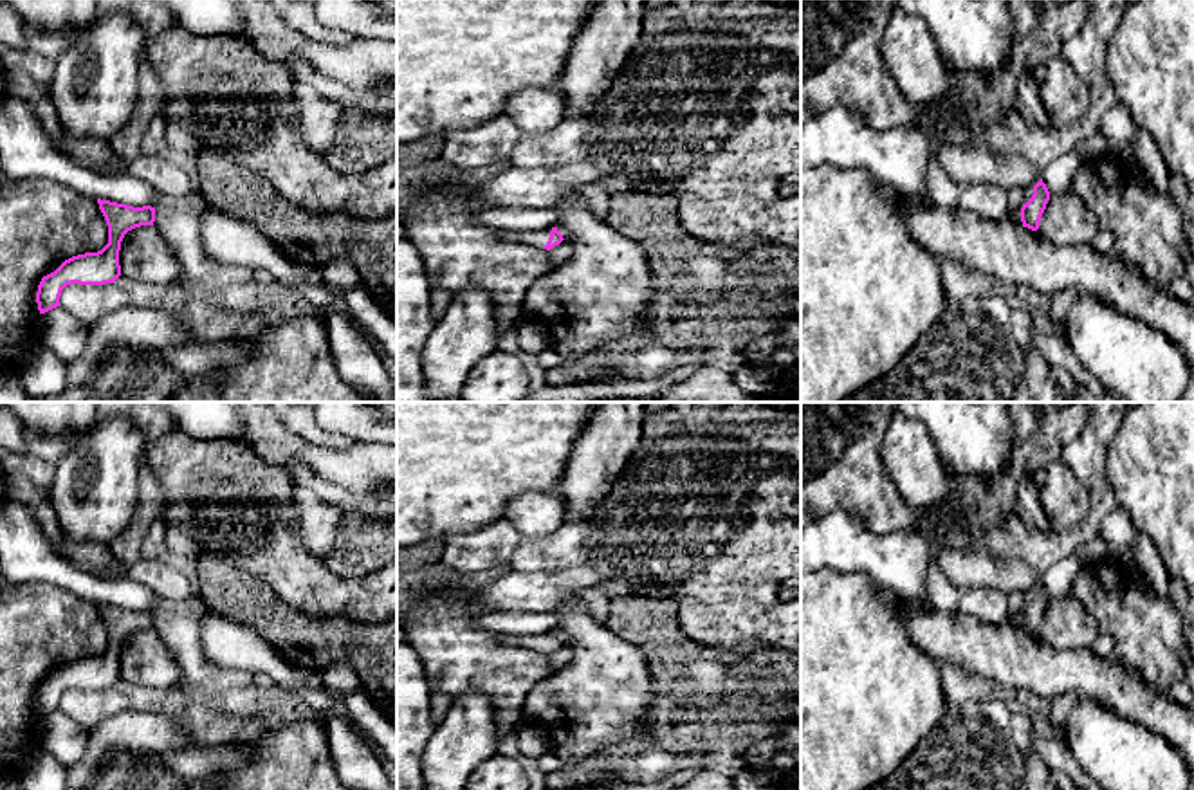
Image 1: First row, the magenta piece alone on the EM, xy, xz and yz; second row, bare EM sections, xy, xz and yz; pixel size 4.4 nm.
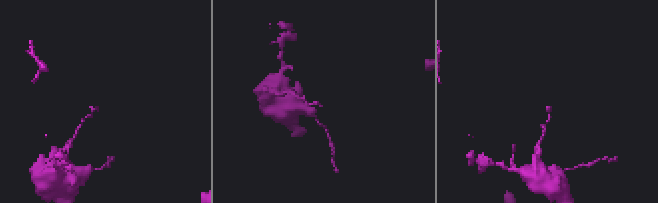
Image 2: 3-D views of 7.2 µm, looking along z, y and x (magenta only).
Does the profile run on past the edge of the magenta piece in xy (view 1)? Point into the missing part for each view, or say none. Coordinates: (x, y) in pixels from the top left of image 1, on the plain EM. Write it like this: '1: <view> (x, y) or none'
1: none

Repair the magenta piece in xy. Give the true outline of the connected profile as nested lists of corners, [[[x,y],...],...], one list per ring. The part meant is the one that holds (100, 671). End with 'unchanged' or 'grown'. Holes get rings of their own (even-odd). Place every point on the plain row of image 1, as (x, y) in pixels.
[[[97,602],[108,629],[108,648],[97,657],[85,657],[65,664],[54,676],[41,682],[36,696],[40,718],[60,711],[67,689],[105,689],[121,680],[119,655],[124,638],[141,629],[153,629],[155,611],[133,611]]] | unchanged

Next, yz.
[[[1041,583],[1033,590],[1032,602],[1026,608],[1023,608],[1023,611],[1021,611],[1023,631],[1028,631],[1032,635],[1039,633],[1039,626],[1041,626],[1041,620],[1046,613],[1048,604],[1050,604],[1050,595],[1048,595],[1046,588]]] | unchanged

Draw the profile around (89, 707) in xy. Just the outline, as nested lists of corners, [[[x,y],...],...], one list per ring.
[[[72,687],[61,694],[60,711],[78,725],[94,730],[99,723],[128,709],[128,700],[115,687],[79,689]]]

